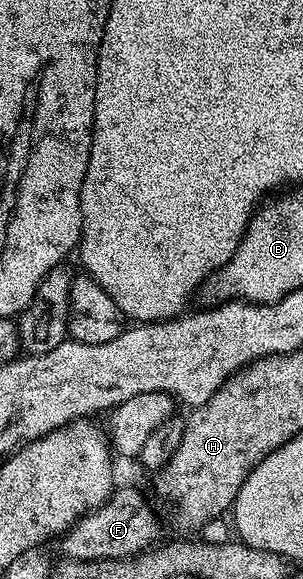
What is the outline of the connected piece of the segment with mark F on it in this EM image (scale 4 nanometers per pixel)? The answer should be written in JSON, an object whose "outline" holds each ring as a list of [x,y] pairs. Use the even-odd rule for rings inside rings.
{"outline":[[[114,488],[113,493],[97,509],[61,534],[62,558],[70,561],[118,561],[120,557],[136,557],[154,544],[161,521],[149,501],[137,489]]]}

